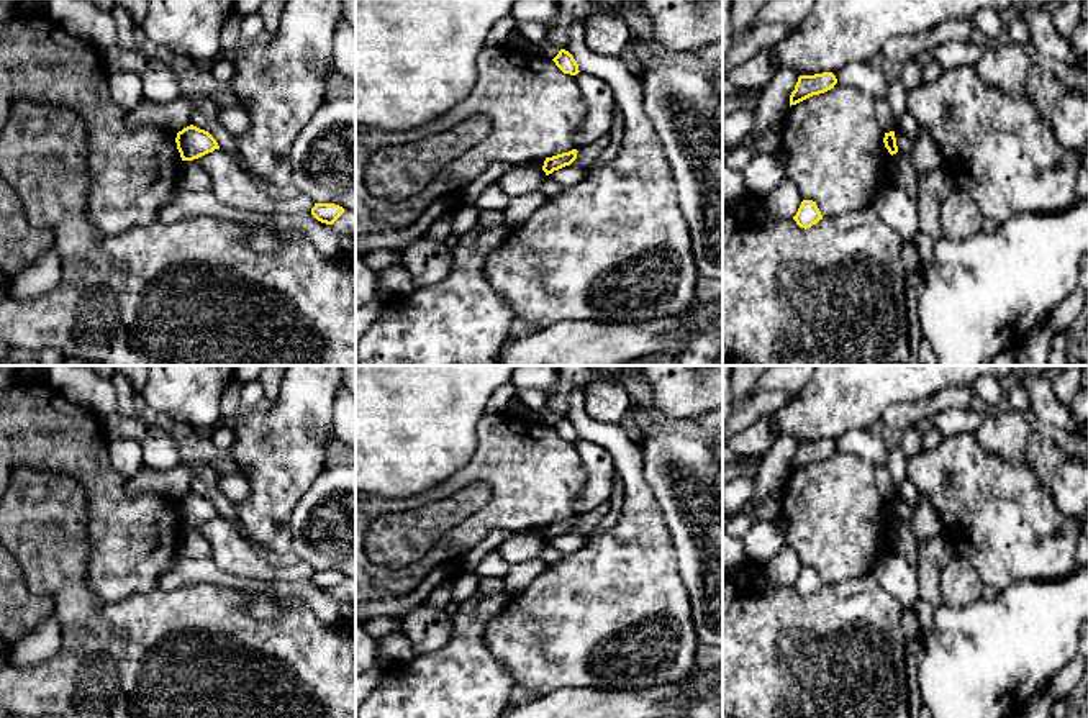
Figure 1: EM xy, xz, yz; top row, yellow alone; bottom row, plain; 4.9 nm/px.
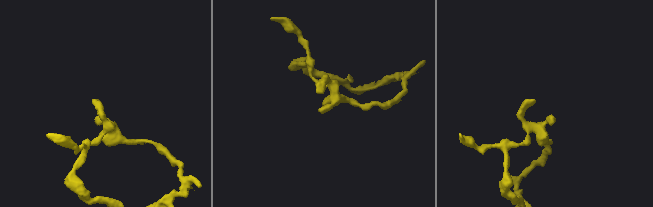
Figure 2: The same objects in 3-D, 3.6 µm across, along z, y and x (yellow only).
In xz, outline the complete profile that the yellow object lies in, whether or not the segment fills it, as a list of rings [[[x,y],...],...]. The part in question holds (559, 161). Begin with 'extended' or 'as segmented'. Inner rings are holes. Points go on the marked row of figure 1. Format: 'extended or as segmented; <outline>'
as segmented; [[[572,149],[569,152],[562,152],[552,157],[546,157],[542,170],[546,175],[552,174],[554,170],[559,170],[565,166],[570,166],[577,159],[577,149]]]

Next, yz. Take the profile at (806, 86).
as segmented; [[[823,72],[814,75],[800,75],[795,90],[790,95],[790,107],[796,105],[813,95],[824,93],[837,84],[832,72]]]

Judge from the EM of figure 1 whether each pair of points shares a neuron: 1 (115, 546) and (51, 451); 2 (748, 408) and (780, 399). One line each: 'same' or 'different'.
1: same
2: same

